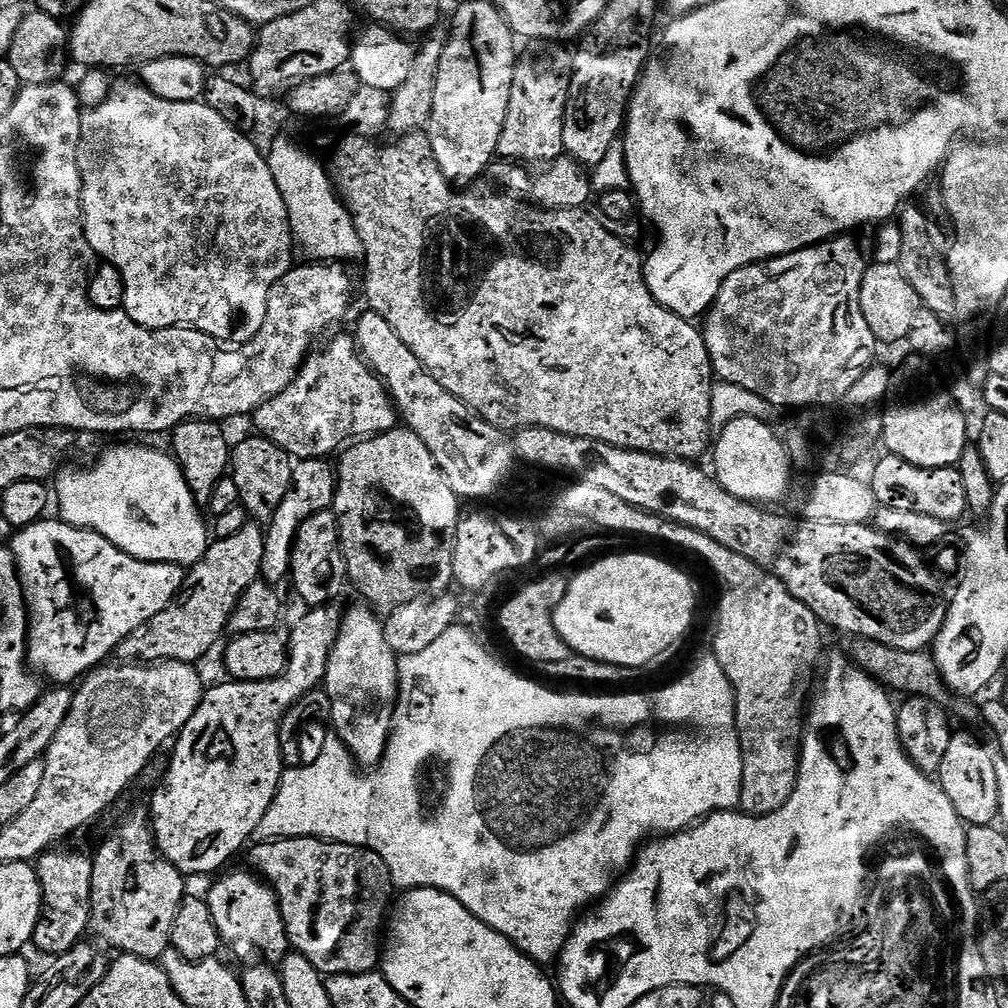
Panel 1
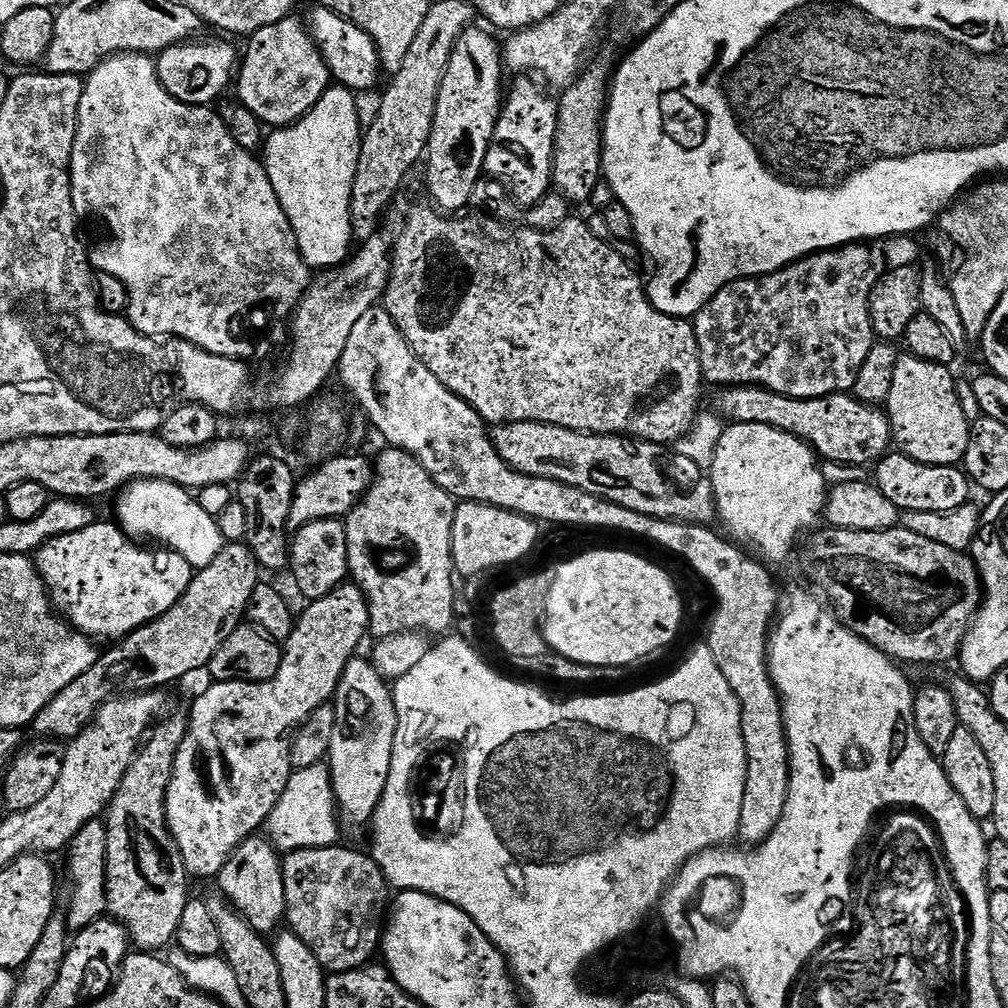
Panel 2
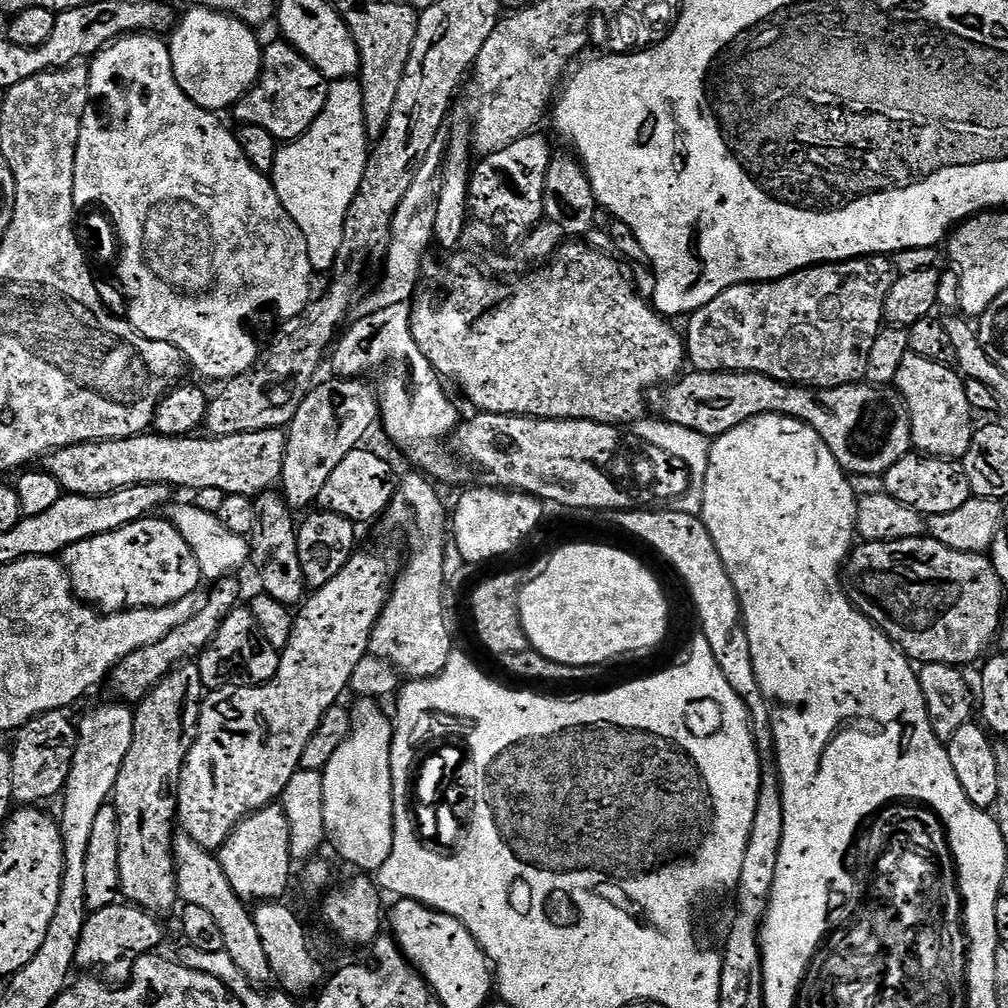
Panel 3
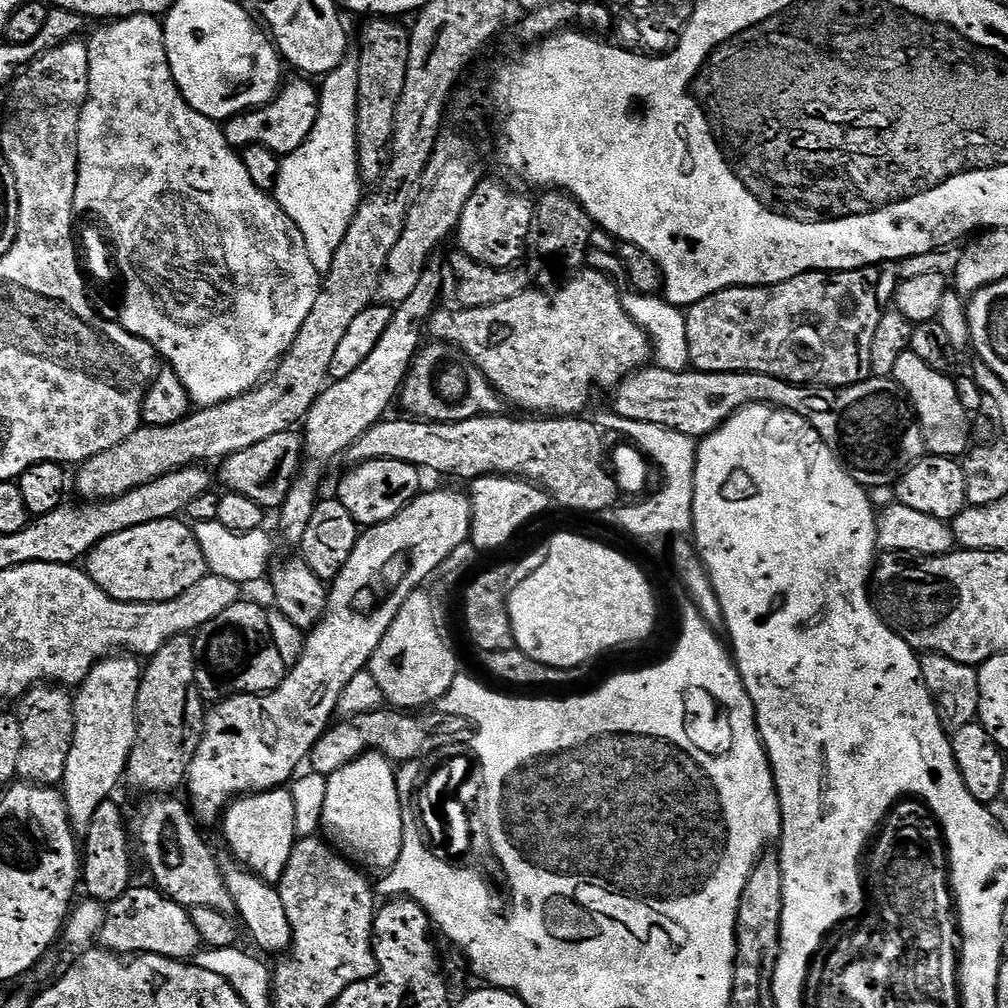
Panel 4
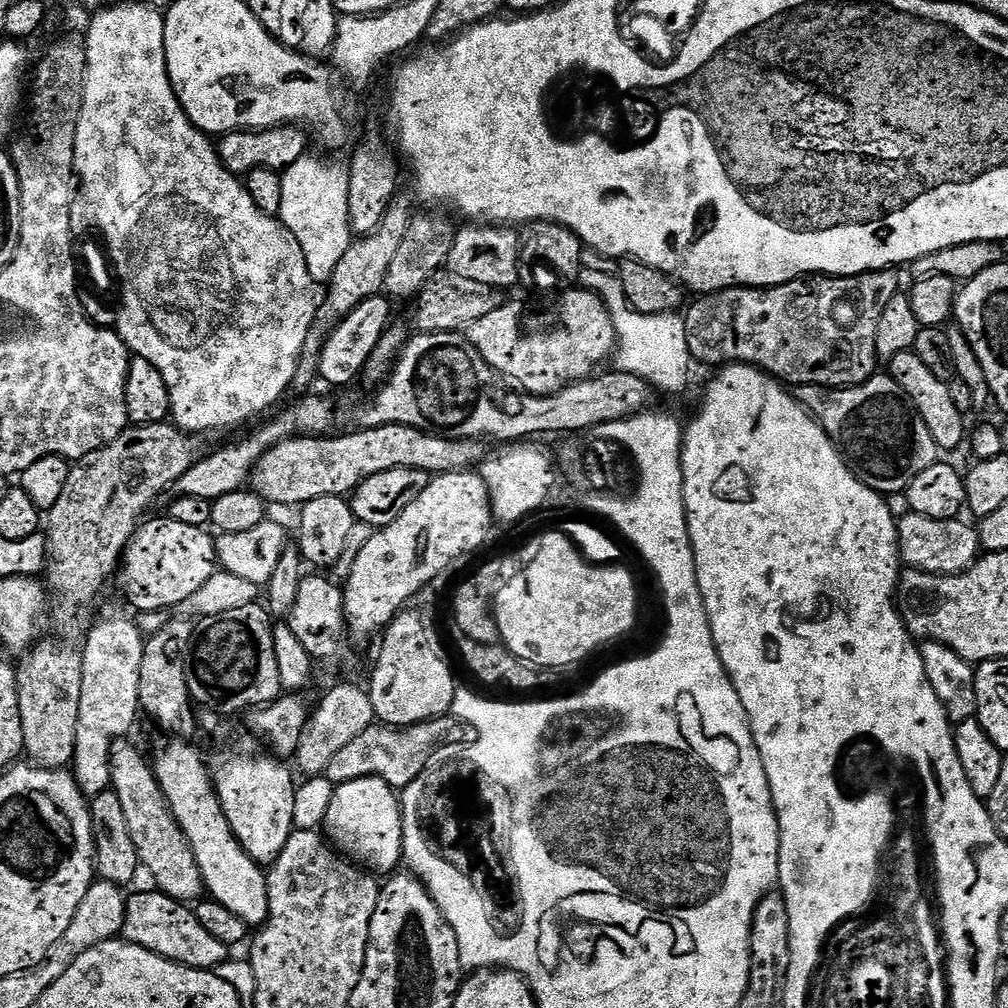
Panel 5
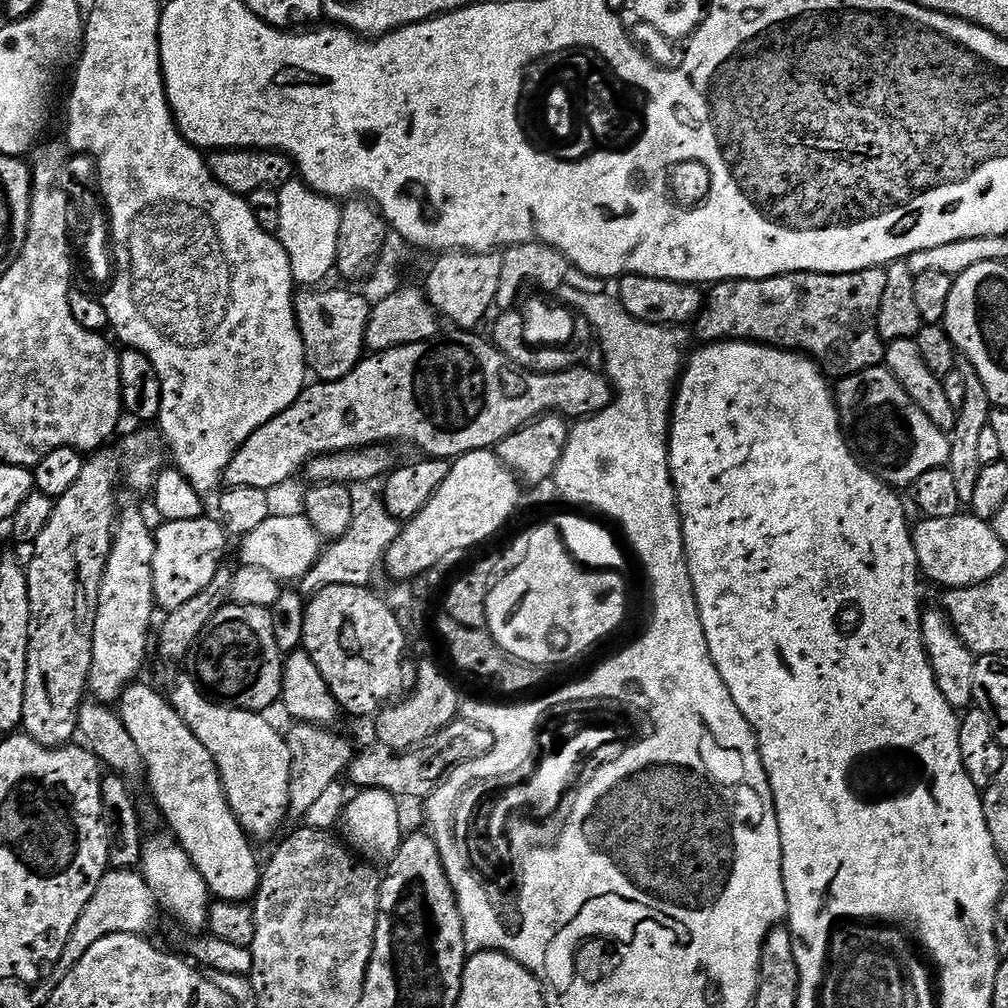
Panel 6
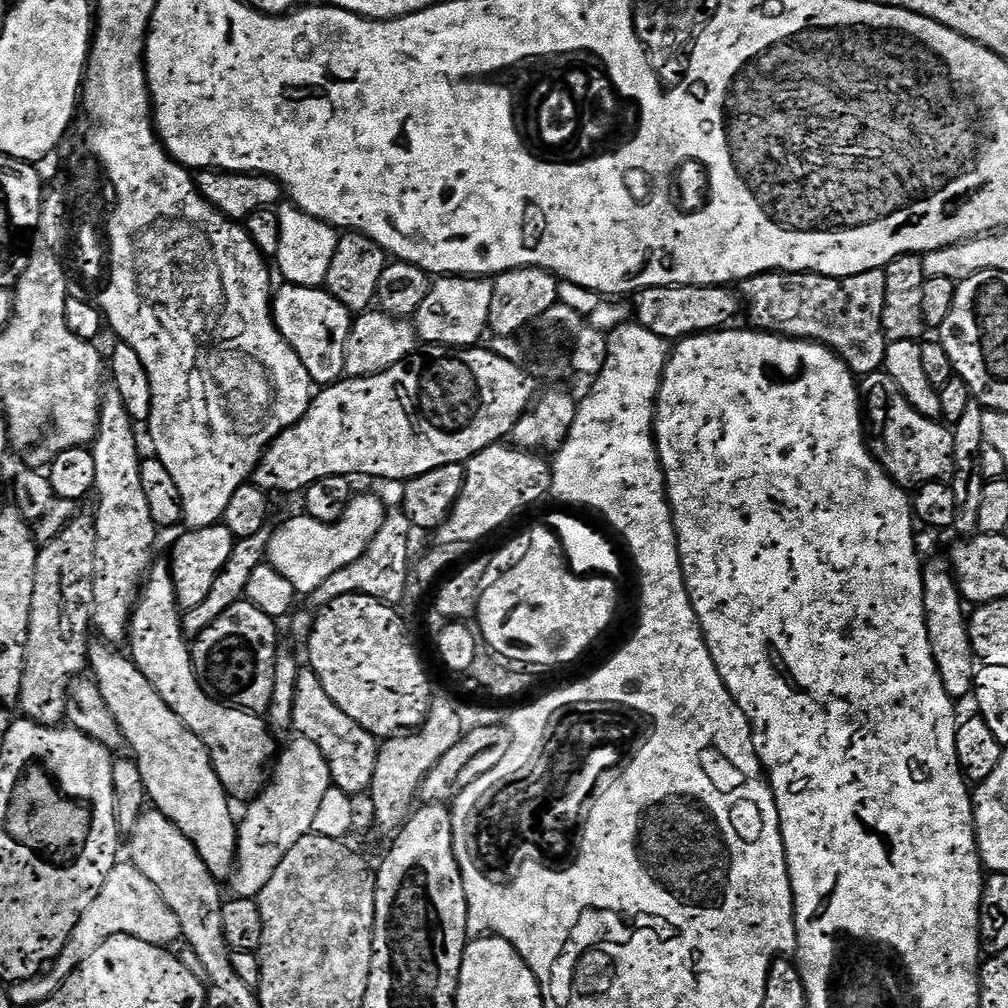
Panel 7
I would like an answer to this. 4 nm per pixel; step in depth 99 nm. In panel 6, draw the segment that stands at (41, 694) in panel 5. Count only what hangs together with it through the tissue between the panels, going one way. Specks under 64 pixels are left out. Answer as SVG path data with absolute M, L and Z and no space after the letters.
M156 430L136 432L121 442L120 452L108 451L100 450L89 455L82 466L82 475L74 482L74 486L70 486L70 490L66 490L66 494L59 496L53 503L50 522L46 524L46 530L38 534L34 545L36 553L33 554L32 561L26 564L32 629L30 654L26 662L26 703L22 706L22 728L31 740L38 741L45 748L67 745L75 737L78 710L86 700L98 594L118 519L116 487L120 484L120 472L134 491L148 494L155 488L158 477L166 468L166 445Z

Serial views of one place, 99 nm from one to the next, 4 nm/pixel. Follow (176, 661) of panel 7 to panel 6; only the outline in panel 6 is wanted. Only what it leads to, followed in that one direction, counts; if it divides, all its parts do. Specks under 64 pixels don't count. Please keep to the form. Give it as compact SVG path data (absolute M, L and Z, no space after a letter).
M188 674L177 678L170 703L194 738L198 738L216 760L228 805L242 830L256 842L270 839L290 816L292 759L285 733L264 720L268 718L261 713L239 712L209 698Z

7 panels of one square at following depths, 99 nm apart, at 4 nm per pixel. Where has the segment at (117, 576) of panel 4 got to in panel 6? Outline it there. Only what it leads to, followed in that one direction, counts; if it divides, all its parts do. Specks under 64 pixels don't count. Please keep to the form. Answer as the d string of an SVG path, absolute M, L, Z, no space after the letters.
M201 518L190 522L164 522L155 529L156 545L154 546L154 562L152 563L152 581L157 605L165 613L178 610L194 594L202 594L210 582L214 582L214 574L225 563L224 551L228 548L230 537L224 531L219 519Z

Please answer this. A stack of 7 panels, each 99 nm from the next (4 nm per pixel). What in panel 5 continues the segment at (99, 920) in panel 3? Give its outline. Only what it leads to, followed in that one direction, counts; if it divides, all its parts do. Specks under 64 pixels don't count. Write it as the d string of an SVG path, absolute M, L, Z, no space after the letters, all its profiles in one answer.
M159 890L152 892L136 892L127 897L125 921L130 922L130 926L125 927L122 936L130 944L137 944L162 958L172 960L175 964L185 964L188 968L202 968L205 970L215 970L220 964L224 964L230 959L229 945L218 942L204 929L202 922L198 922L195 911L187 903L175 900Z

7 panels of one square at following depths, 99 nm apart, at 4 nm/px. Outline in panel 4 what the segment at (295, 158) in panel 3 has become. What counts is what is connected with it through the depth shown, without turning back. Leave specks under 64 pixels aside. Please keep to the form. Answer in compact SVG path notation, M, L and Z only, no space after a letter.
M352 58L343 60L334 71L323 77L318 91L318 122L314 122L310 138L302 142L298 150L281 159L274 195L294 226L302 230L302 238L306 238L306 250L310 250L310 262L314 262L314 270L327 274L362 199L356 149L357 61Z

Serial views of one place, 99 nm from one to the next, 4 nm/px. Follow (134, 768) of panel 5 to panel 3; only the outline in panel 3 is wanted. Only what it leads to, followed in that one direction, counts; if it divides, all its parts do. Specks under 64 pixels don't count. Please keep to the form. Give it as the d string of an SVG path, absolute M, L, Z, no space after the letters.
M183 834L172 841L172 857L176 859L176 885L180 891L179 899L184 904L202 906L218 921L222 930L224 951L234 958L234 966L246 974L246 978L254 985L264 986L267 980L273 979L270 962L266 958L266 950L262 946L262 938L258 938L258 930L254 926L253 909L238 894L234 894L234 886L222 870L219 859L209 849L198 846L194 838Z

